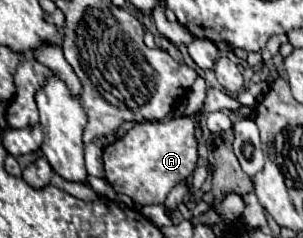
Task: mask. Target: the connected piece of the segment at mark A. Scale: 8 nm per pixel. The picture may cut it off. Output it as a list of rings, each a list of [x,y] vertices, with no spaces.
[[[208,89],[202,109],[194,117],[172,117],[166,121],[142,121],[136,123],[124,137],[114,141],[114,151],[106,151],[104,163],[114,165],[114,181],[108,181],[116,193],[128,195],[140,205],[162,205],[166,195],[182,181],[186,181],[196,169],[198,139],[196,127],[204,113],[222,109],[242,109],[242,105],[224,91]]]

